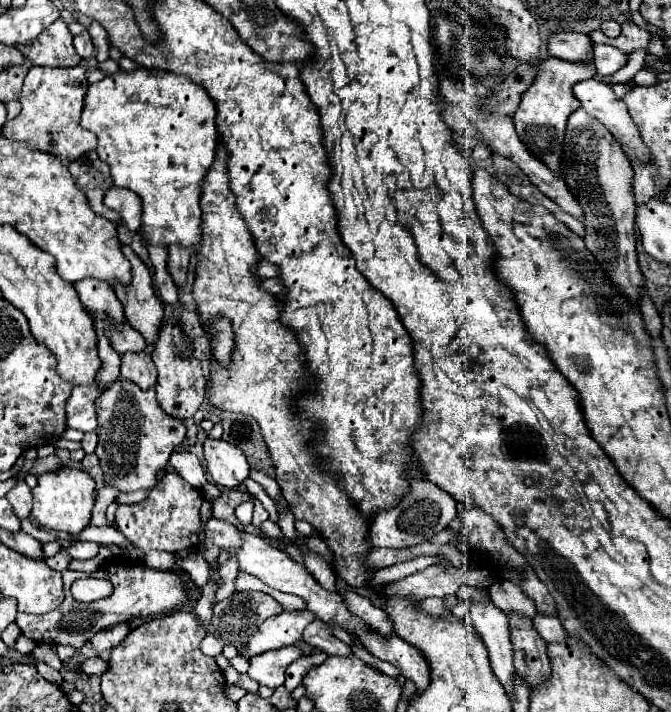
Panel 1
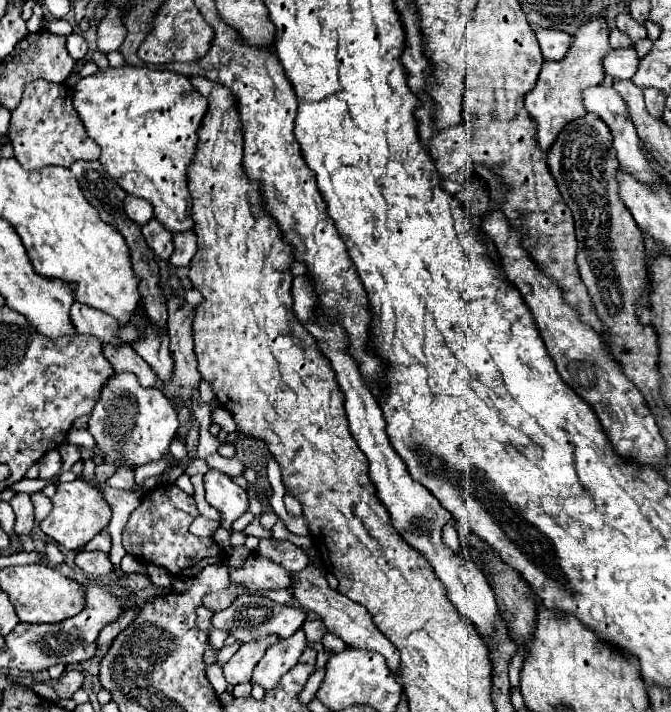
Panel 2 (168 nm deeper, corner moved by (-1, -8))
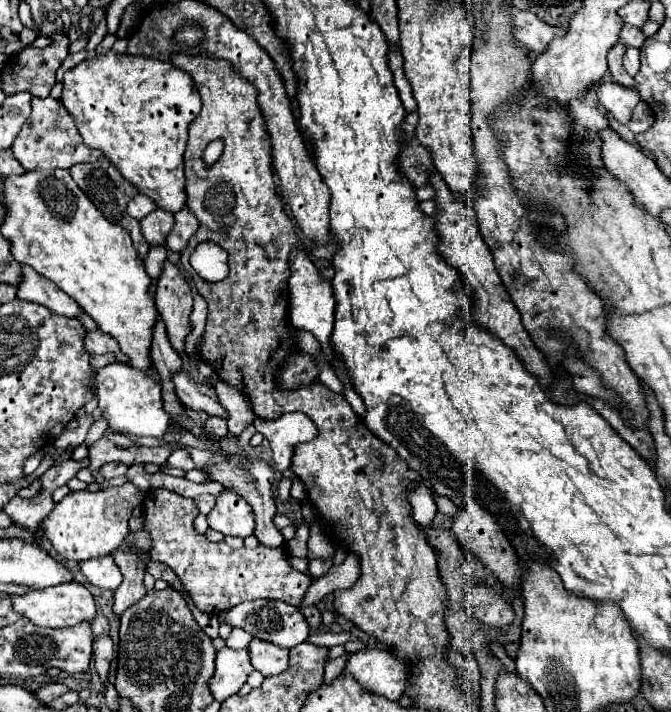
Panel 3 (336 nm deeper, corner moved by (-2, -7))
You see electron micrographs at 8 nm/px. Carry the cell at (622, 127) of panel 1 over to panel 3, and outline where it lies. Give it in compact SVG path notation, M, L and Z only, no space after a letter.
M602 82L596 88L598 92L598 100L600 104L620 122L620 124L628 124L632 118L632 110L634 106L640 102L640 96L636 90L628 90L622 88L614 82Z

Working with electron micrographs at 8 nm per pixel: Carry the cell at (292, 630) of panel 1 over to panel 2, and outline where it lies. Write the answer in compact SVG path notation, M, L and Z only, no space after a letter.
M259 637L255 641L249 641L249 643L243 643L239 647L239 651L223 665L223 675L225 675L225 681L229 685L237 685L237 683L249 683L251 681L251 673L255 669L255 665L259 663L259 659L263 657L265 649L273 643L277 643L279 639L277 637Z

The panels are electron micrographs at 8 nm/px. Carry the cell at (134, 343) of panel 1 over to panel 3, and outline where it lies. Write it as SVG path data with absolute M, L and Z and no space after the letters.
M24 266L22 276L24 278L18 286L18 298L42 304L54 314L62 314L68 318L78 318L80 314L84 314L84 310L70 296L66 296L66 292L62 292L54 282L34 272L34 268Z

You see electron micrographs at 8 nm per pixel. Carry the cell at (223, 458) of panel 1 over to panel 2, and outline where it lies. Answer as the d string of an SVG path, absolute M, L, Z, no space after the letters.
M211 469L205 475L205 491L207 491L207 501L221 513L219 517L221 527L231 531L231 525L249 509L245 489L235 485L229 479L229 475Z

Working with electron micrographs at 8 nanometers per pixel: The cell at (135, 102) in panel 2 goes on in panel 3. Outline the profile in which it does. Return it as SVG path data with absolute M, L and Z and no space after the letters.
M112 50L104 56L84 60L72 70L64 72L62 104L74 116L76 128L88 148L100 150L120 172L138 188L140 194L150 196L156 206L170 214L186 208L184 190L184 148L188 140L188 126L202 108L200 94L194 80L186 72L178 70L172 62L160 62L152 58L134 58L126 54L114 54Z

